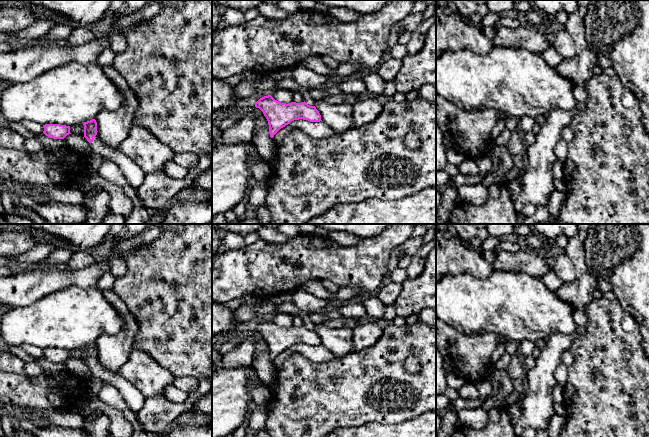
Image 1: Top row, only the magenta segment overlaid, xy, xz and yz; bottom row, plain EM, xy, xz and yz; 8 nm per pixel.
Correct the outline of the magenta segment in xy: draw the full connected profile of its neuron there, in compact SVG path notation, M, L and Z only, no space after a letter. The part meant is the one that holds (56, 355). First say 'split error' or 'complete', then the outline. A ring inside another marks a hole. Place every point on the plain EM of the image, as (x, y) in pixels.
complete; M45 348L43 349L43 357L49 362L64 363L70 357L70 350L60 348Z

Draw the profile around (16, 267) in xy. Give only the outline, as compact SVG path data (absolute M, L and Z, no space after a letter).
M9 262L7 267L14 273L19 274L27 271L60 271L60 272L71 272L73 271L67 263L58 264L55 266L40 267L40 262L37 263L25 263L25 262Z

